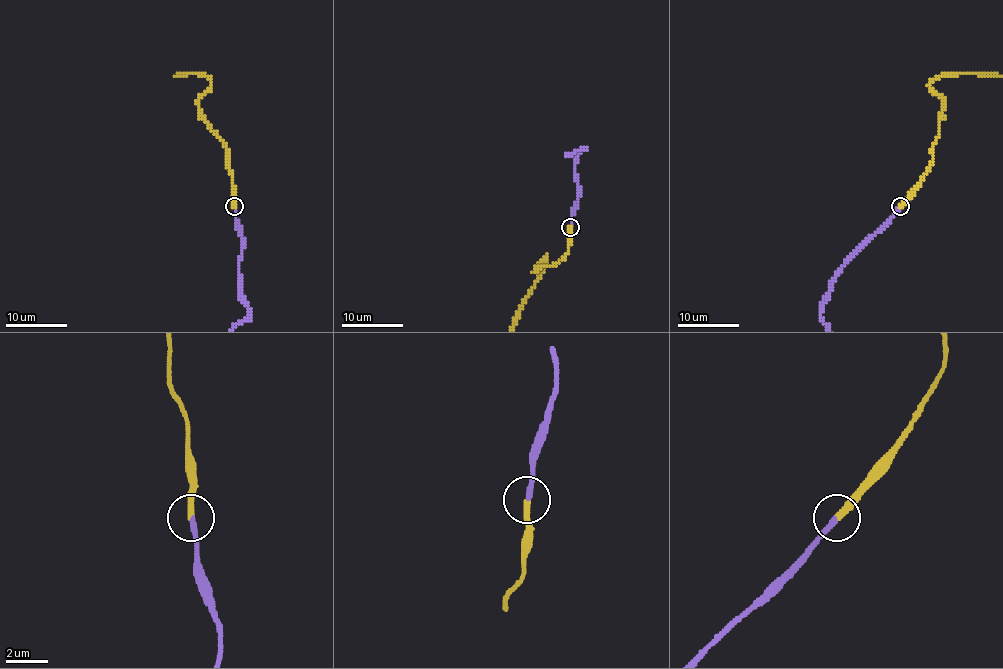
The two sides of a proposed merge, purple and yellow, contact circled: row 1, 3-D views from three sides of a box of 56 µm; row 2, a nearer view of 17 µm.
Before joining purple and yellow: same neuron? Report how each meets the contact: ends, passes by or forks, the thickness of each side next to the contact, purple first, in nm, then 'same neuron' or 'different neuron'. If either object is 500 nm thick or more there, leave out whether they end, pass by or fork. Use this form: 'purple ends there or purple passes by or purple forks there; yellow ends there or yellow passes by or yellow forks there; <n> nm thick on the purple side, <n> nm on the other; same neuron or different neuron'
purple ends there; yellow ends there; 280 nm thick on the purple side, 320 nm on the other; same neuron

